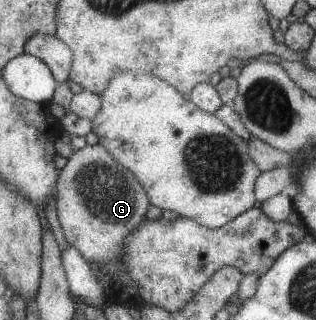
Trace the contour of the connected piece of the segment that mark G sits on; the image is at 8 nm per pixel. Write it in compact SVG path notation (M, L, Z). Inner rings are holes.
M98 142L86 144L66 155L65 166L55 183L55 204L58 221L65 240L90 264L104 275L116 277L125 238L145 219L149 199L140 182L113 160ZM108 272L108 274L107 274Z

